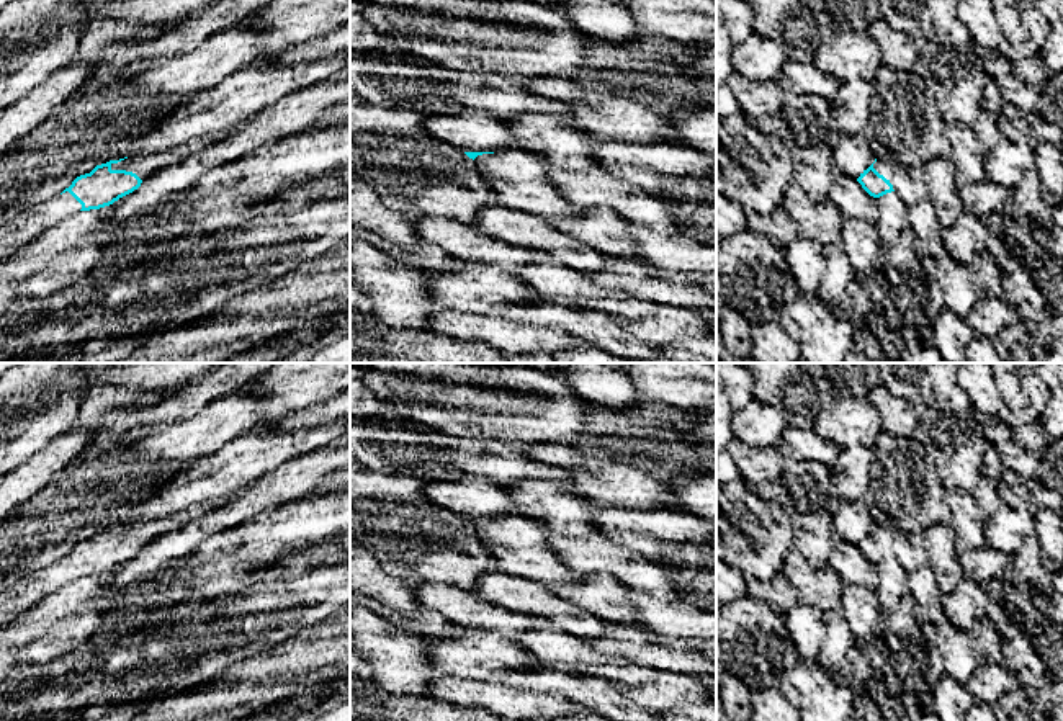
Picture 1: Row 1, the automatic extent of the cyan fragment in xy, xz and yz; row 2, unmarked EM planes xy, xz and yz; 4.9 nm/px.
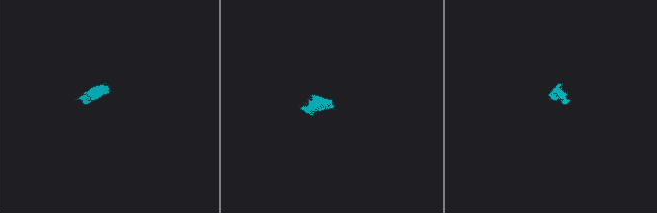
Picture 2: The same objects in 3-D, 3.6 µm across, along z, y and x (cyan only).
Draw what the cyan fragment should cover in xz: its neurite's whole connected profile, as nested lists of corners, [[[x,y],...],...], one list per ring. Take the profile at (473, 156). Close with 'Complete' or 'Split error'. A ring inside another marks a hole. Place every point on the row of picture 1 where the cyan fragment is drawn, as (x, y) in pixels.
[[[517,149],[464,154],[476,162],[479,175],[496,191],[500,206],[527,211],[546,221],[584,213],[549,183],[546,170],[551,163],[538,154]]]. Split error

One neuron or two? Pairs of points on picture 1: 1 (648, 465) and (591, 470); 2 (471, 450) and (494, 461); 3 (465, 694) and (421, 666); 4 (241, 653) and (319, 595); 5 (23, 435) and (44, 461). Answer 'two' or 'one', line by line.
1: two
2: one
3: two
4: one
5: two

